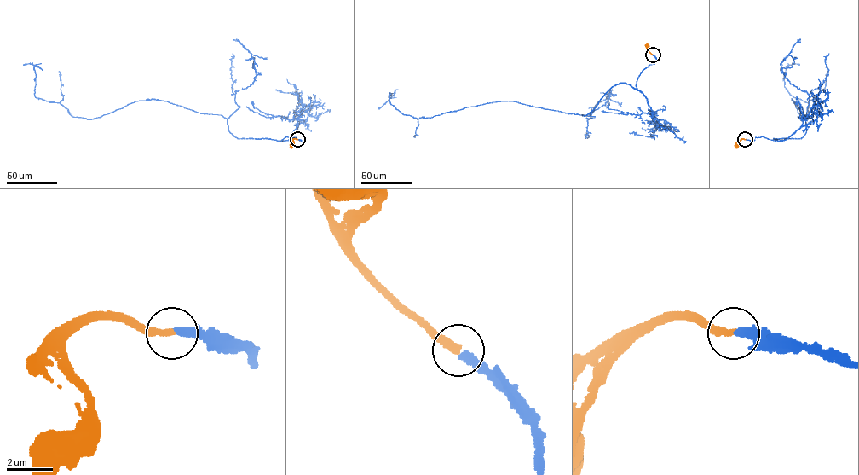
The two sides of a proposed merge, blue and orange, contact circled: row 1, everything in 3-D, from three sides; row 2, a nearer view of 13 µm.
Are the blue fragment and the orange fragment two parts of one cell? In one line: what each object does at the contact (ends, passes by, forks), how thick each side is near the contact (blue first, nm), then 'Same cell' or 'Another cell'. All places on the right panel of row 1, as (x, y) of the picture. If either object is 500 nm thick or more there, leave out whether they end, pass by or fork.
At the ring blue ends. At the ring orange ends. Thickness 340 nm (blue) against 300 nm. Same cell

